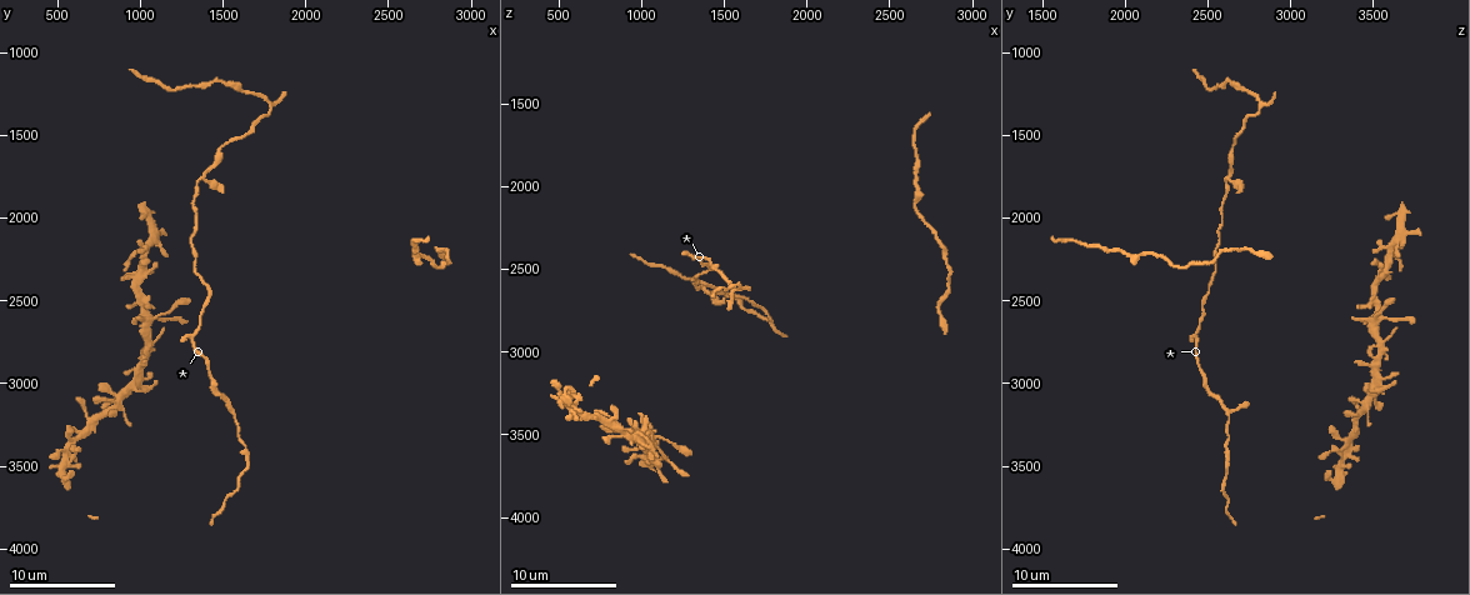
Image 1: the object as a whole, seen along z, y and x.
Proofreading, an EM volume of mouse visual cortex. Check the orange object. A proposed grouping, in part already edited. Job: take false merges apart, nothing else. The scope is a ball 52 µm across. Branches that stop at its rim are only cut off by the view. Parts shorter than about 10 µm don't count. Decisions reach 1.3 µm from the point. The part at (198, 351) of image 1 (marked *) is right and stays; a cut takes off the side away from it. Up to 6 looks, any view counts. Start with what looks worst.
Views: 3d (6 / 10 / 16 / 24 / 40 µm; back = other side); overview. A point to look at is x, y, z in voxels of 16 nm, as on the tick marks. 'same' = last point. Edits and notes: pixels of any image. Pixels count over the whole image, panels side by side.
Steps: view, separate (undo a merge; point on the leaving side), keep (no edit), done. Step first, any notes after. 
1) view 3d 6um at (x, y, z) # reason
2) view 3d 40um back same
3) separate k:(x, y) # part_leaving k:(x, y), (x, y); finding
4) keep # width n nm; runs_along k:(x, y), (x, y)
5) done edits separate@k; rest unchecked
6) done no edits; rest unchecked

view 3d 16um at (1540, 3160, 2620) # two arms in line, one across

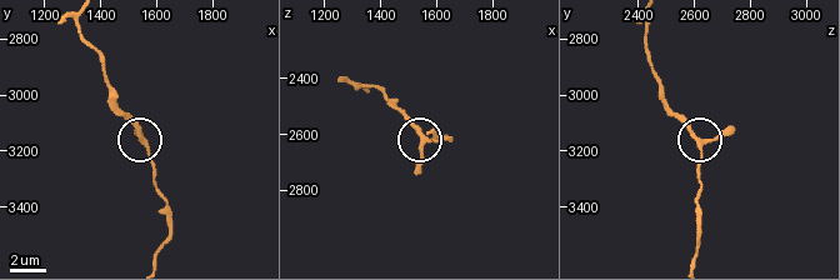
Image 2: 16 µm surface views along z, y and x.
keep # arms 3; runs_along 2:(86, 44), (100, 60), (114, 105), (146, 150), (153, 179); one neuron here

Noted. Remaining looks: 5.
view 3d 10um at (2640, 2220, 2140) # thick turns thin

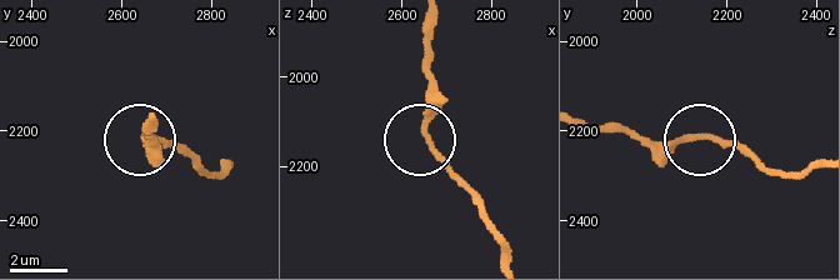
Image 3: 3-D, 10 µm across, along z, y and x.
keep # one neuron here

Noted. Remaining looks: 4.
view 3d 16um at (1660, 3500, 2620) # sudden change in width

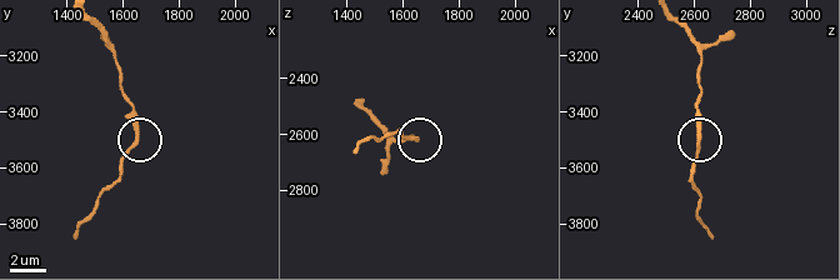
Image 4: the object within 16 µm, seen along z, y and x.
keep # runs_along 4:(675, 23), (701, 59), (694, 188); continuous, no second neuron

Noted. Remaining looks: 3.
done no edits; rest unchecked

